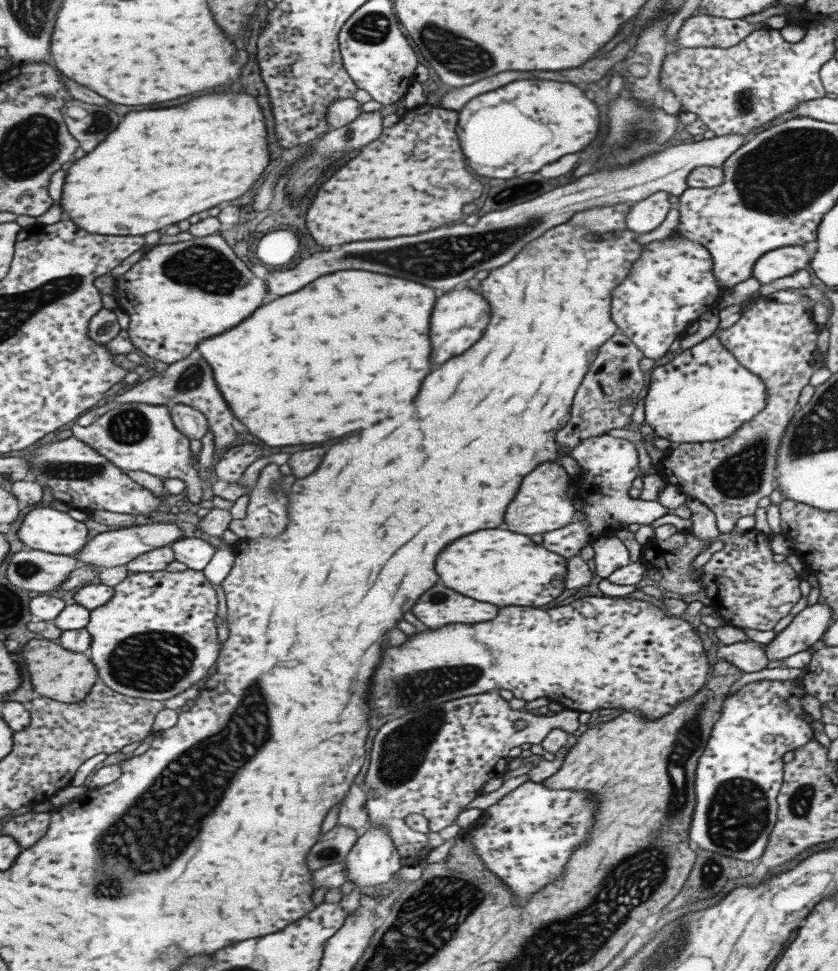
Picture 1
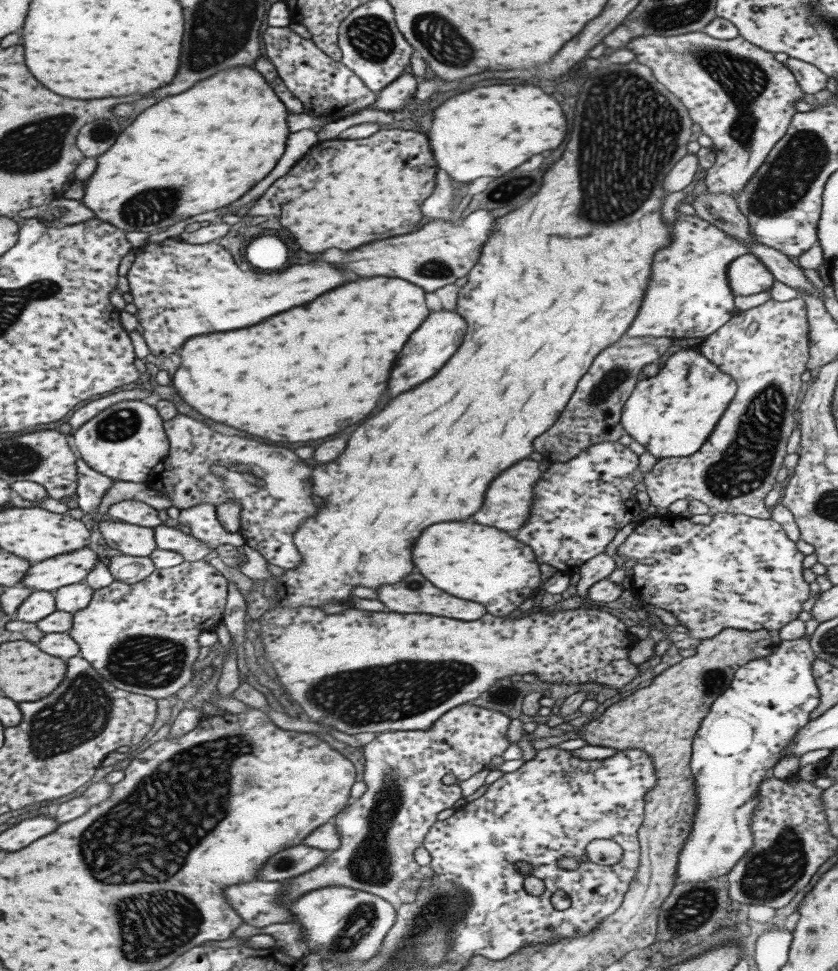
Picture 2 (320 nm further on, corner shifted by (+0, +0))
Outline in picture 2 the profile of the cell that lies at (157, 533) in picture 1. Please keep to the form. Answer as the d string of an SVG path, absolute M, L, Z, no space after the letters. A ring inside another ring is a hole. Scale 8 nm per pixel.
M82 548L40 563L34 563L22 583L35 591L51 591L61 587L83 583L90 570L99 562L97 552Z

